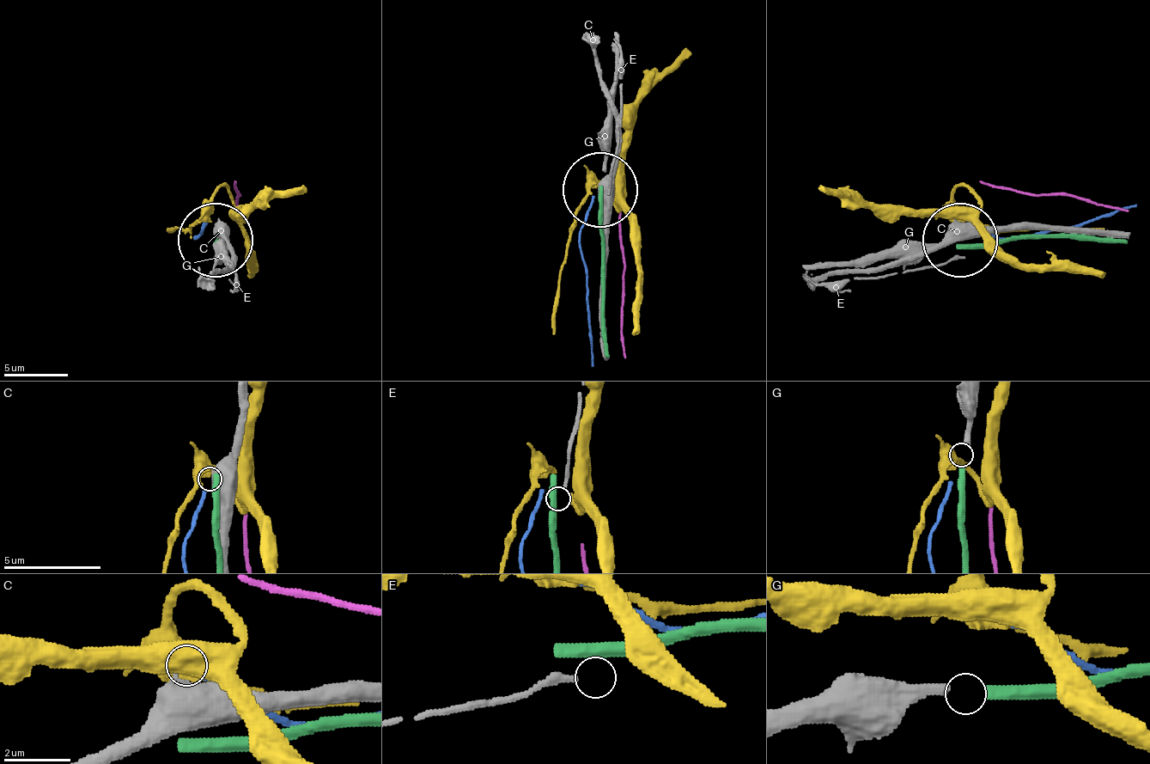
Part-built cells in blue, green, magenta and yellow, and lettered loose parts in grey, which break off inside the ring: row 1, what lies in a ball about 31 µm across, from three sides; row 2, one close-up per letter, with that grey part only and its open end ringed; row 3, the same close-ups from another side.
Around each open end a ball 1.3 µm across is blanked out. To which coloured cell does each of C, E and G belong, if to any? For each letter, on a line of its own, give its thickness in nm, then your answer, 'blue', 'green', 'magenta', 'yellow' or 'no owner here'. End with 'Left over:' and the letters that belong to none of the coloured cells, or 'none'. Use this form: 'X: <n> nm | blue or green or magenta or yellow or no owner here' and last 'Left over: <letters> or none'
C: 550 nm | blue
E: 190 nm | no owner here
G: 300 nm | green
Left over: E

